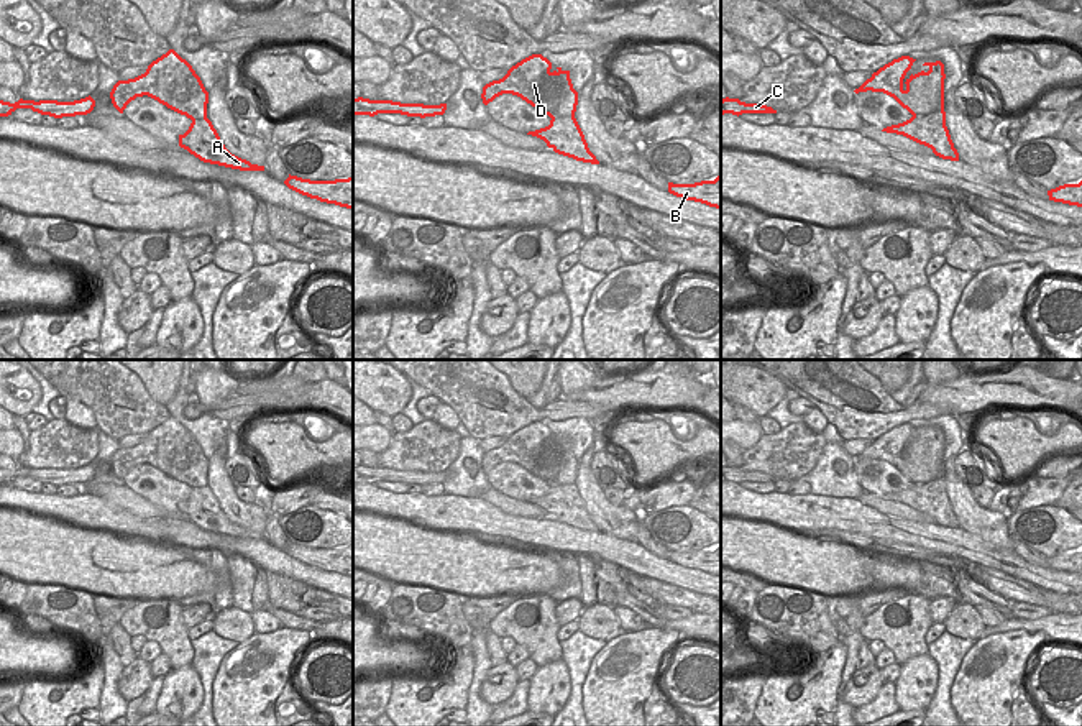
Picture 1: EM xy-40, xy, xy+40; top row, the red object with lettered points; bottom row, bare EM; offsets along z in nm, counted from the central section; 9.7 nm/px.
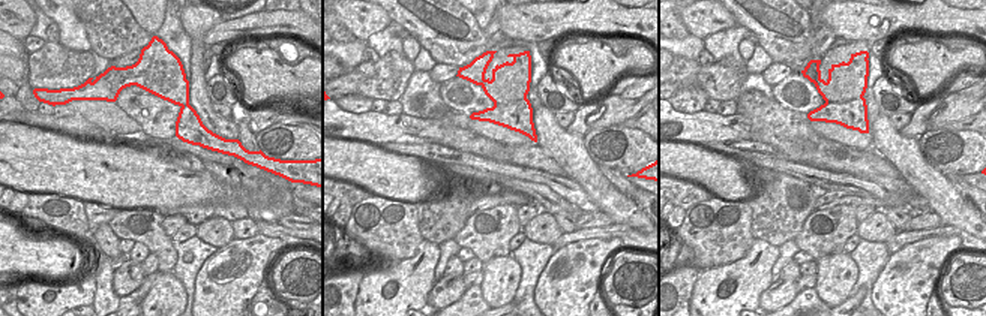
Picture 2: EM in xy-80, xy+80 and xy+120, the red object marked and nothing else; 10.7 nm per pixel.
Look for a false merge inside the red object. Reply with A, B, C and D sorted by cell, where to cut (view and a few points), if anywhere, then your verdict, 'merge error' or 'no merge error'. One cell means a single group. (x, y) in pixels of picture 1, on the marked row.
A B / C D | xy+40 (943, 109), (913, 117) | merge error

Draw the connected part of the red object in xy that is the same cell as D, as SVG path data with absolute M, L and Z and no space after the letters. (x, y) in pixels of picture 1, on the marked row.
M532 54L507 74L483 87L483 103L488 105L502 94L512 94L543 112L550 118L575 117L578 92L573 89L570 71L557 67L542 54Z

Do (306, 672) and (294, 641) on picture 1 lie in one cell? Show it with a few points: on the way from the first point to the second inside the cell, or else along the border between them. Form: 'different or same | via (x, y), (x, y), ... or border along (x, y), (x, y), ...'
different | border along (309, 644), (304, 649)

